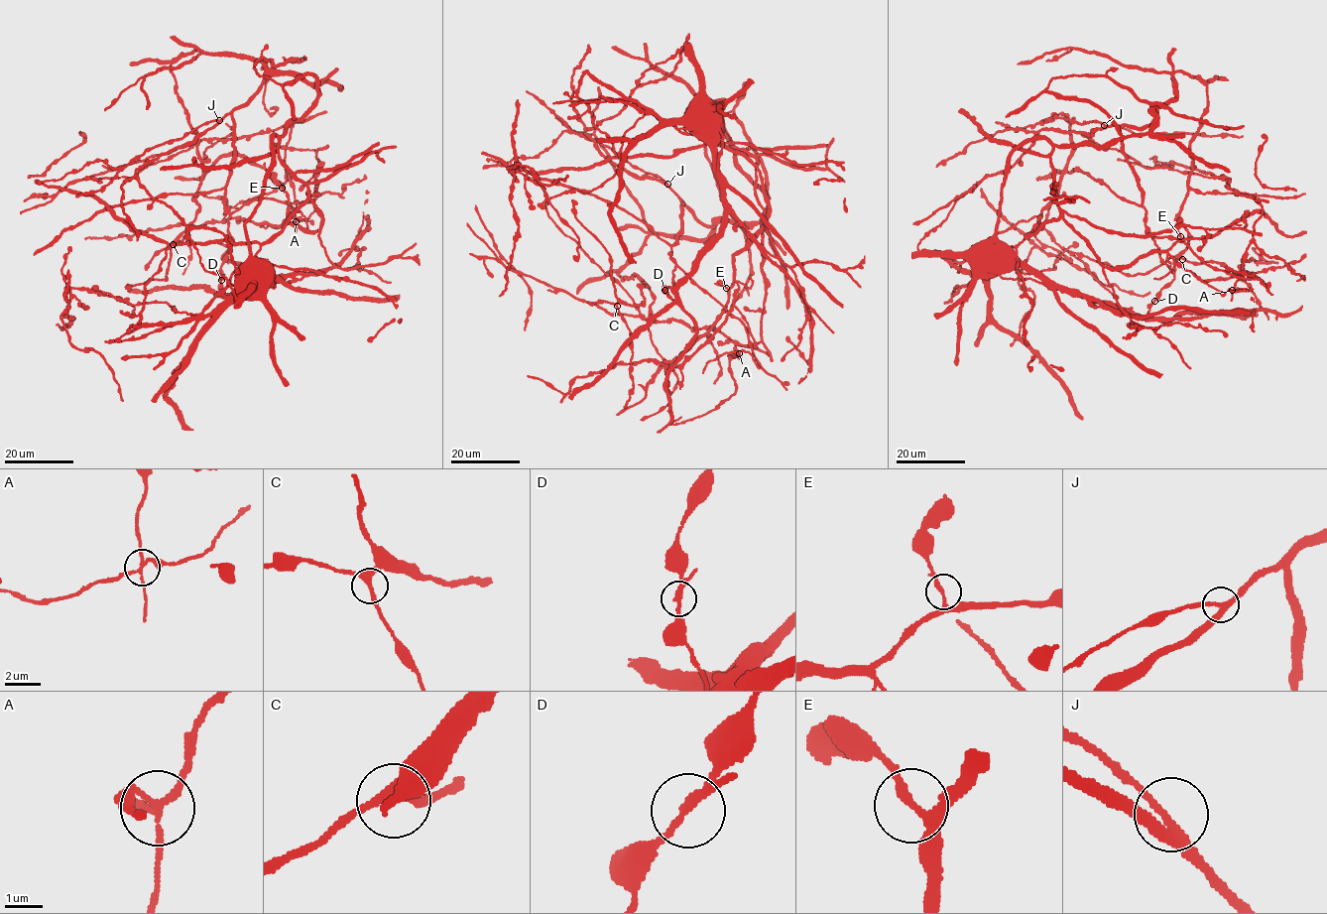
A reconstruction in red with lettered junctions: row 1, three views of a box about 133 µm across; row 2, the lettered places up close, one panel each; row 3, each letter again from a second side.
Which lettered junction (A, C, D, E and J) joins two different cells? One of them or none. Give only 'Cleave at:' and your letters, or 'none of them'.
Cleave at: A

